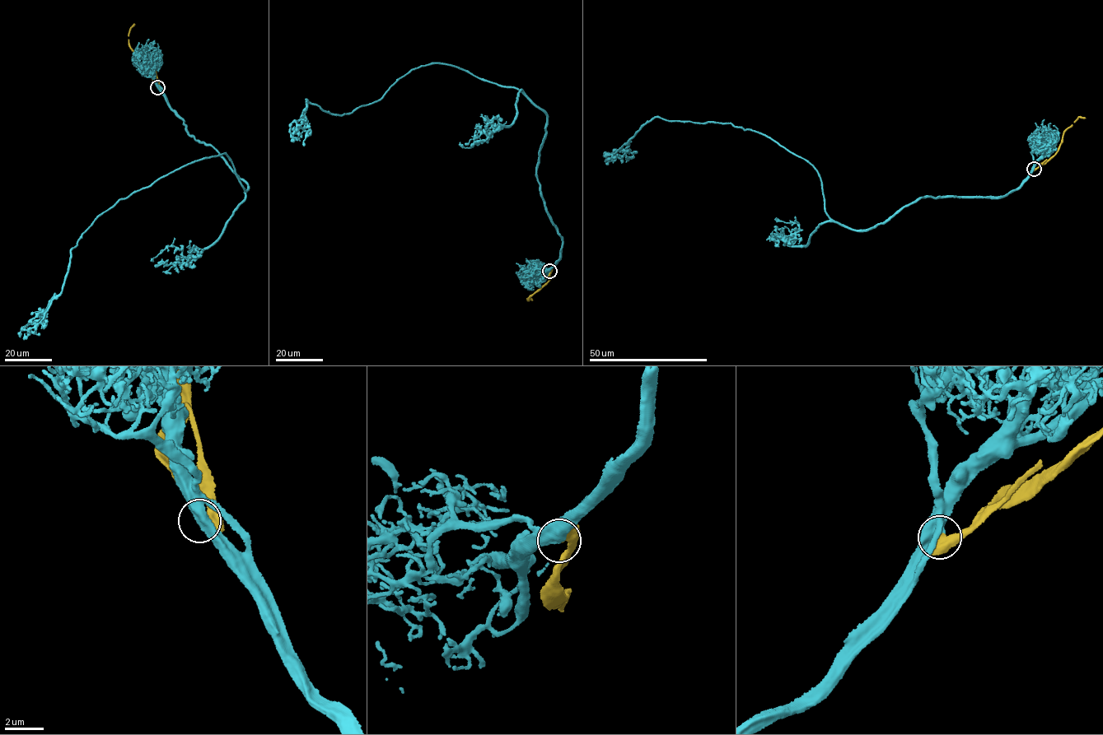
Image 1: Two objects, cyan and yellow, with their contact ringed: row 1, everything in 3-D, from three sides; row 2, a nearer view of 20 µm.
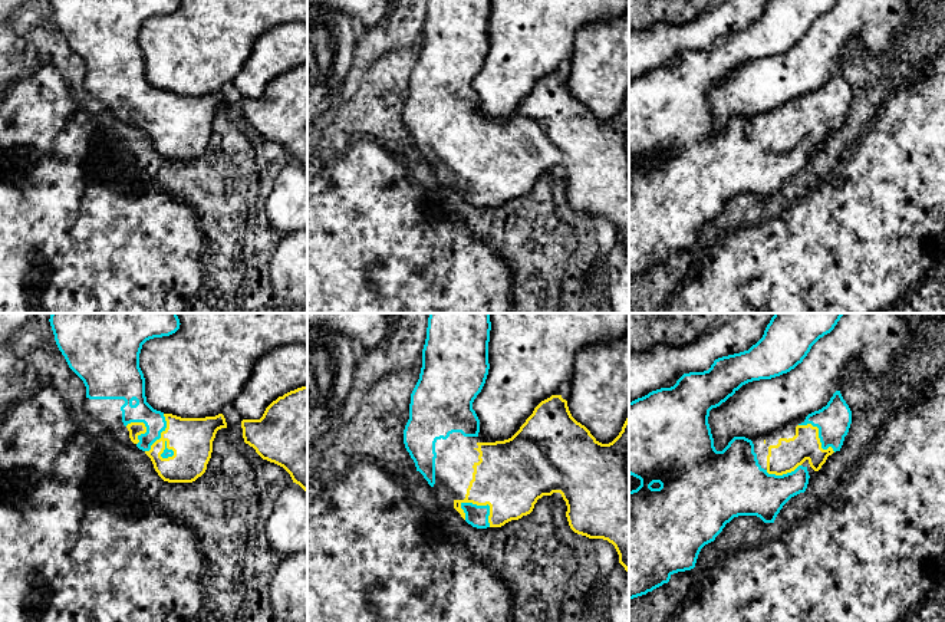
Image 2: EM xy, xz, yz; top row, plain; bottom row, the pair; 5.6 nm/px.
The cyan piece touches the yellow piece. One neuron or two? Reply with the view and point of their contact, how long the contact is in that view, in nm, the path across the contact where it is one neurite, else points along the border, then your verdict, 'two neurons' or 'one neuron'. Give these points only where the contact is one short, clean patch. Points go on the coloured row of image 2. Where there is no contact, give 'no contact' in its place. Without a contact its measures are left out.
meets cyan in xz at (484, 506); contact 220 nm long; one neuron

